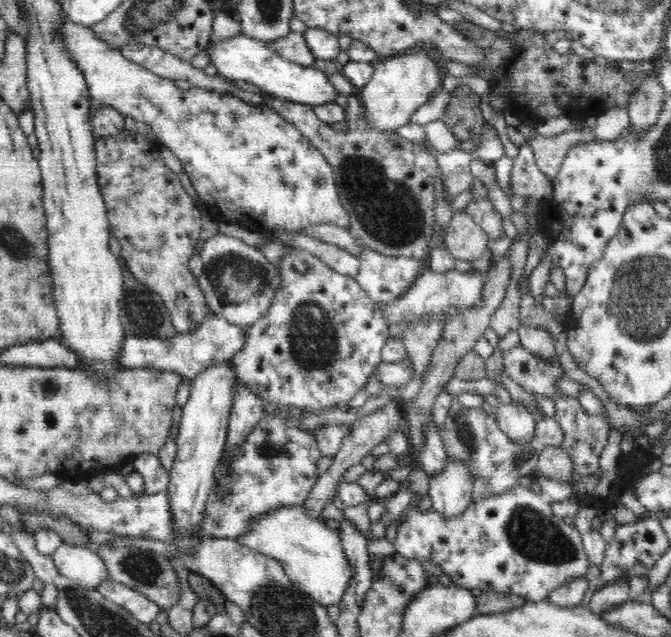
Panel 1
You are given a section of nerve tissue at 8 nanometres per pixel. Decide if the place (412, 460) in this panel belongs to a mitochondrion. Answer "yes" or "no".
no

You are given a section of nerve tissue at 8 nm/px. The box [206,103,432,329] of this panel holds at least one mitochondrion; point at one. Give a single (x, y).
(388, 212)

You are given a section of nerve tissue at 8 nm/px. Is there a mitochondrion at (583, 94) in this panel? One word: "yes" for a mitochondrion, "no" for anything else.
no

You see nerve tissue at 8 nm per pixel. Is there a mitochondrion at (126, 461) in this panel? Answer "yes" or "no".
no

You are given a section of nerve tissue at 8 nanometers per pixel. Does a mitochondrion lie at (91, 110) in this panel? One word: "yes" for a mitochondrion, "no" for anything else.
no

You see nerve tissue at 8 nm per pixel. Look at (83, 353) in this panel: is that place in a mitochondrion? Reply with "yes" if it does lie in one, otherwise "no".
no

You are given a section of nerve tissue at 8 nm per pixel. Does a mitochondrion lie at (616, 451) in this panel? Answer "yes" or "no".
no

